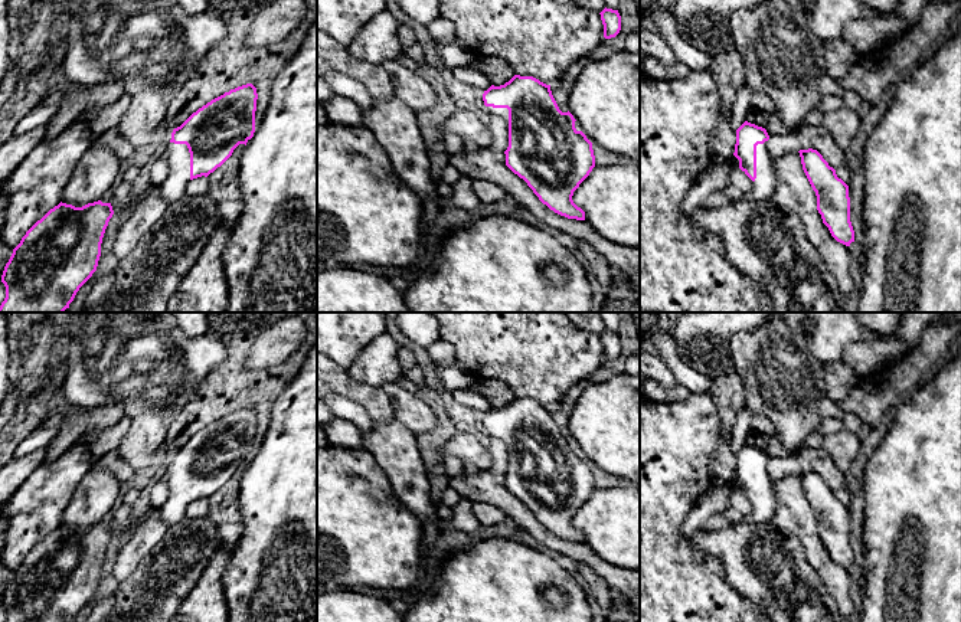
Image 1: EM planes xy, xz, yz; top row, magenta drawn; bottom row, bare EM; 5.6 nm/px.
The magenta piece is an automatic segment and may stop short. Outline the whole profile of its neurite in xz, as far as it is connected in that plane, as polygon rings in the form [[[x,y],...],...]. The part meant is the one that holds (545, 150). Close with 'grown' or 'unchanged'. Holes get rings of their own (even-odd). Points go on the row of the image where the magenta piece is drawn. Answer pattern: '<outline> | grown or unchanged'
[[[514,75],[504,85],[491,85],[484,91],[483,101],[493,117],[509,124],[506,166],[523,179],[550,210],[568,219],[585,220],[585,212],[573,203],[572,196],[595,167],[592,143],[575,128],[573,115],[559,109],[550,85],[533,76]]] | grown

